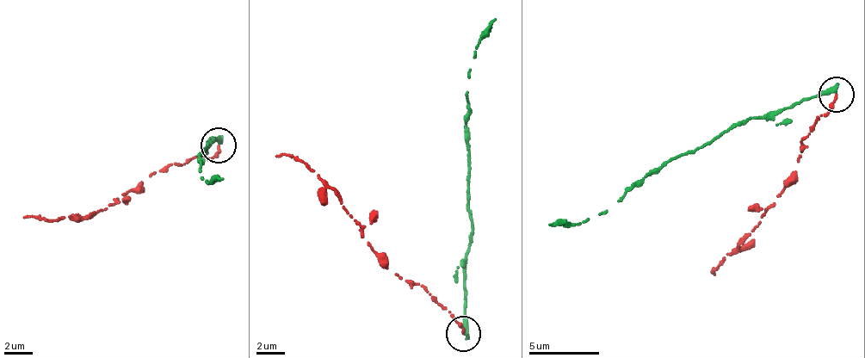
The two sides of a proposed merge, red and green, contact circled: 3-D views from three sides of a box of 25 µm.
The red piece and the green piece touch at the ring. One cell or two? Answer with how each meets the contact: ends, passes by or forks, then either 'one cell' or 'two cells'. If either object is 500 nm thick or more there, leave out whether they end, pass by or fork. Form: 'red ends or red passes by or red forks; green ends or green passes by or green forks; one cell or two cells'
red ends; green ends; two cells

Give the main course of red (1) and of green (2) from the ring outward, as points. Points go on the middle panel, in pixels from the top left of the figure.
1: (462, 332), (422, 285), (386, 270), (363, 227), (330, 187), (304, 162), (277, 155)
2: (463, 334), (465, 252), (473, 226), (466, 193), (464, 127), (468, 68), (496, 17)

